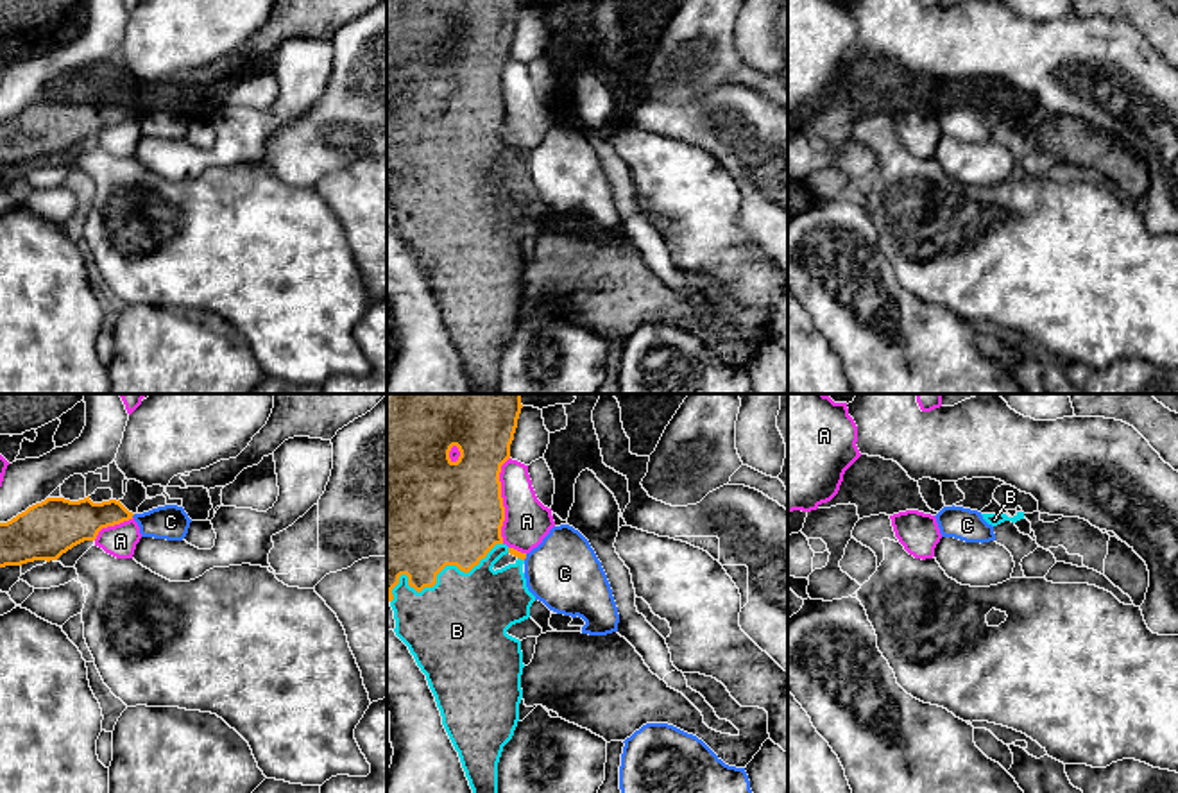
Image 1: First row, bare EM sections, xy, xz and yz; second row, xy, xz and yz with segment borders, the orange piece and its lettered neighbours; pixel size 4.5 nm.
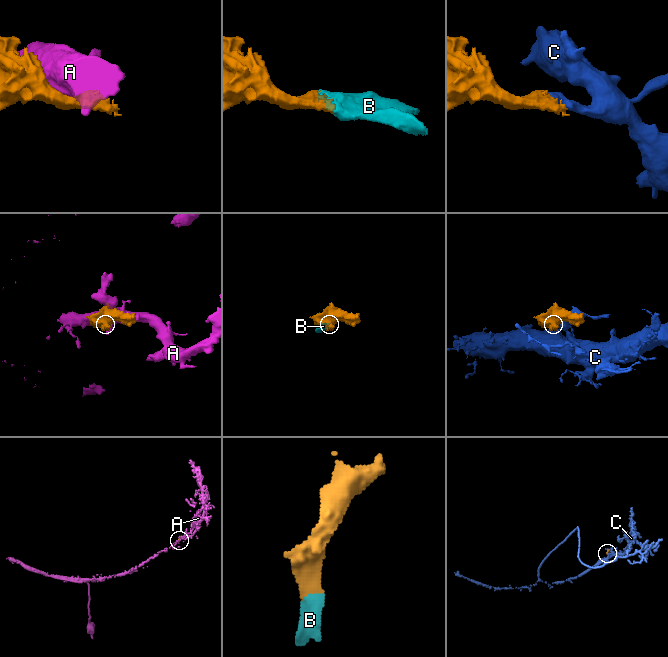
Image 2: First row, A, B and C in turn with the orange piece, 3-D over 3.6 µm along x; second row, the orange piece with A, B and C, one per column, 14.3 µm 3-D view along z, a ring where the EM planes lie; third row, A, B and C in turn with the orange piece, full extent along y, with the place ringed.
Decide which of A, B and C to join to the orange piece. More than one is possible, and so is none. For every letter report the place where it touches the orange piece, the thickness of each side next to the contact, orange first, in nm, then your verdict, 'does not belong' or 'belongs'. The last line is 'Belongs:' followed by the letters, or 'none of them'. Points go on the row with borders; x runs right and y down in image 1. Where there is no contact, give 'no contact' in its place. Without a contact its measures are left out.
A: meets orange in xz at (502, 500); 460 nm thick on the orange side, 200 nm on the other; does not belong
B: meets orange in xz at (435, 580); 420 nm thick on the orange side, 440 nm on the other; belongs
C: meets orange in xz at (525, 557); 30 nm thick on the orange side, 320 nm on the other; does not belong
Belongs: B

